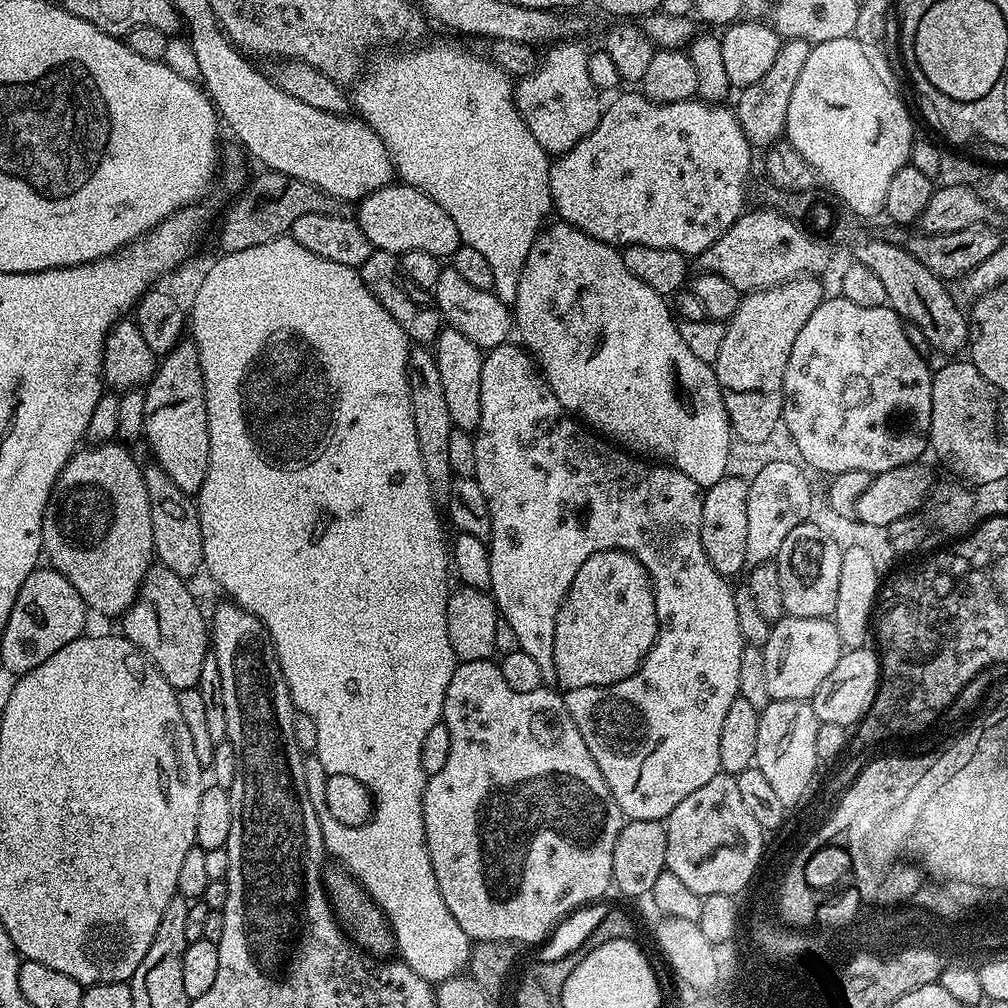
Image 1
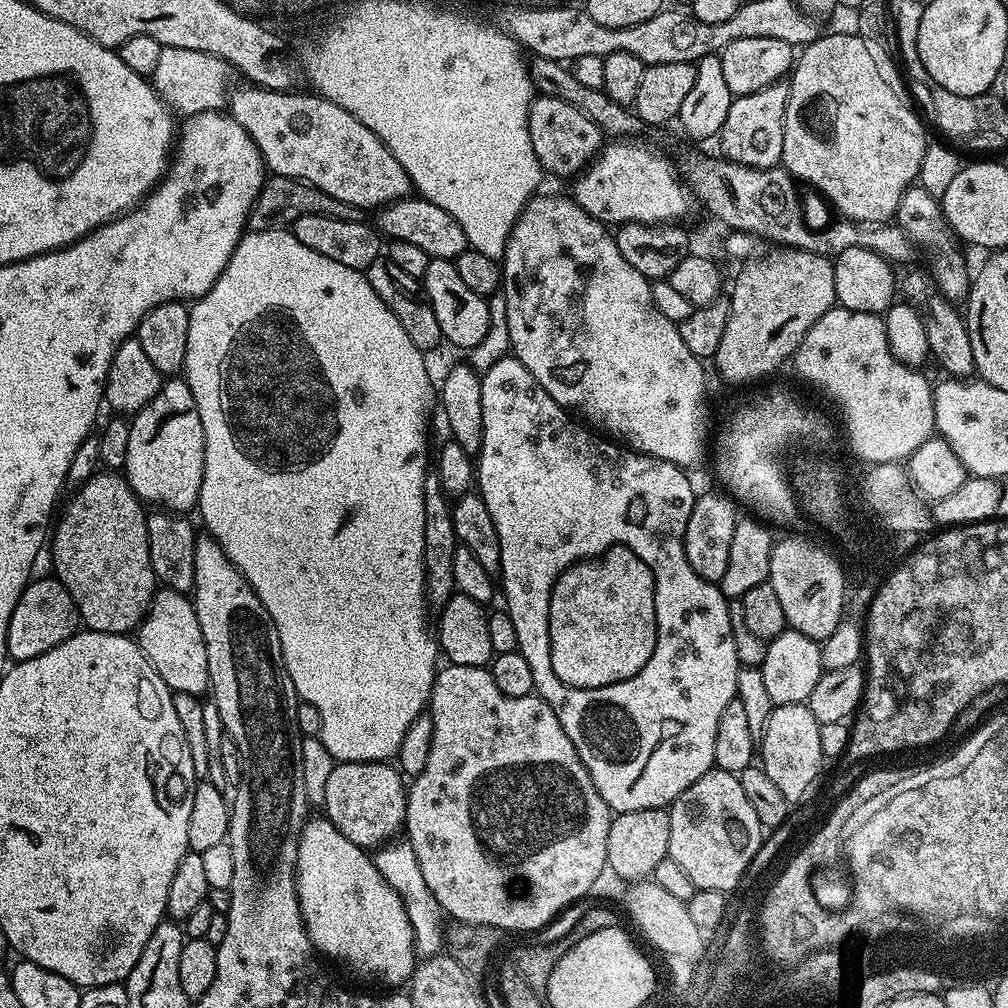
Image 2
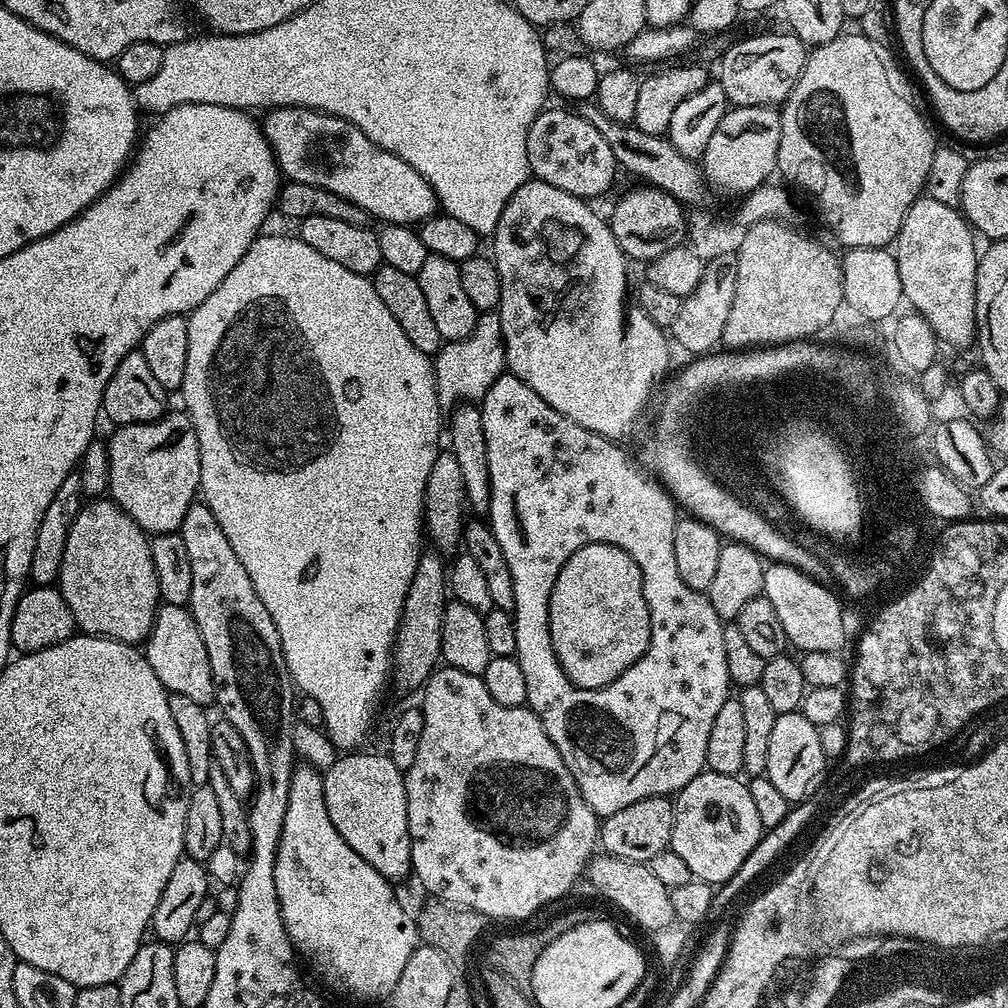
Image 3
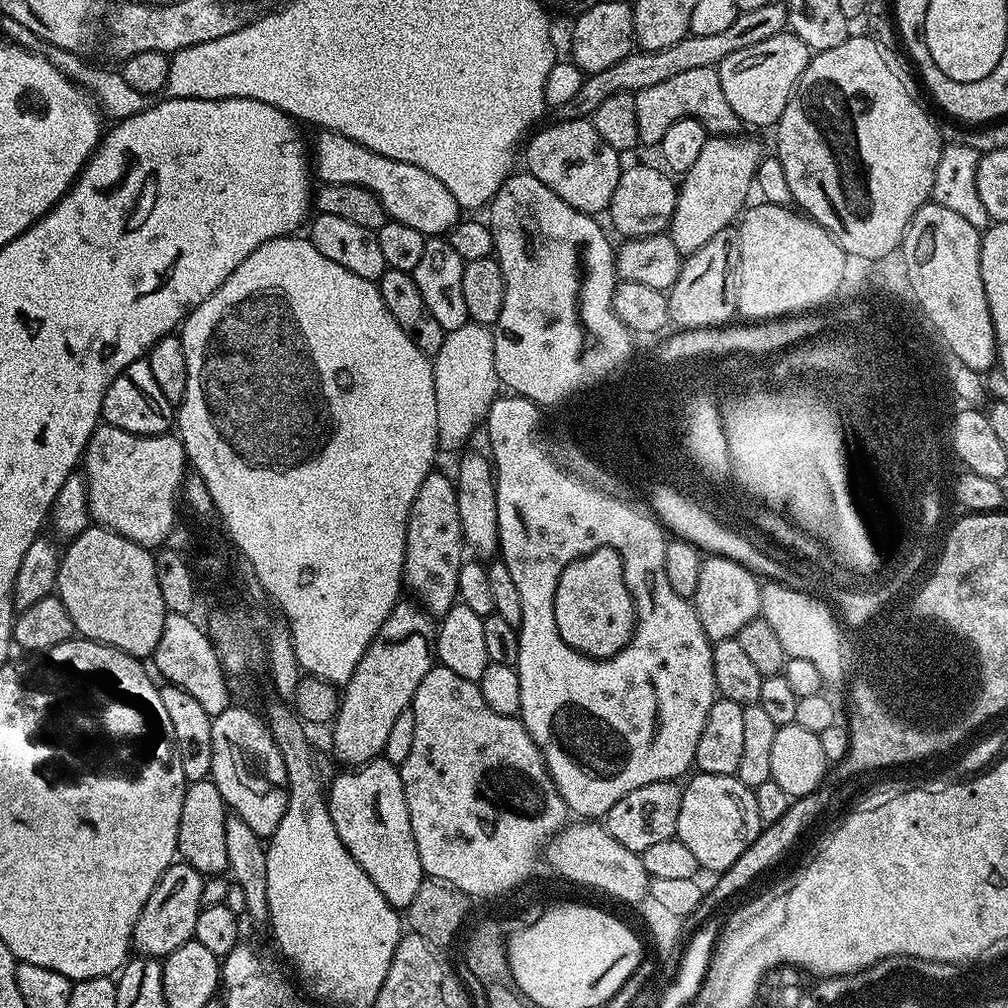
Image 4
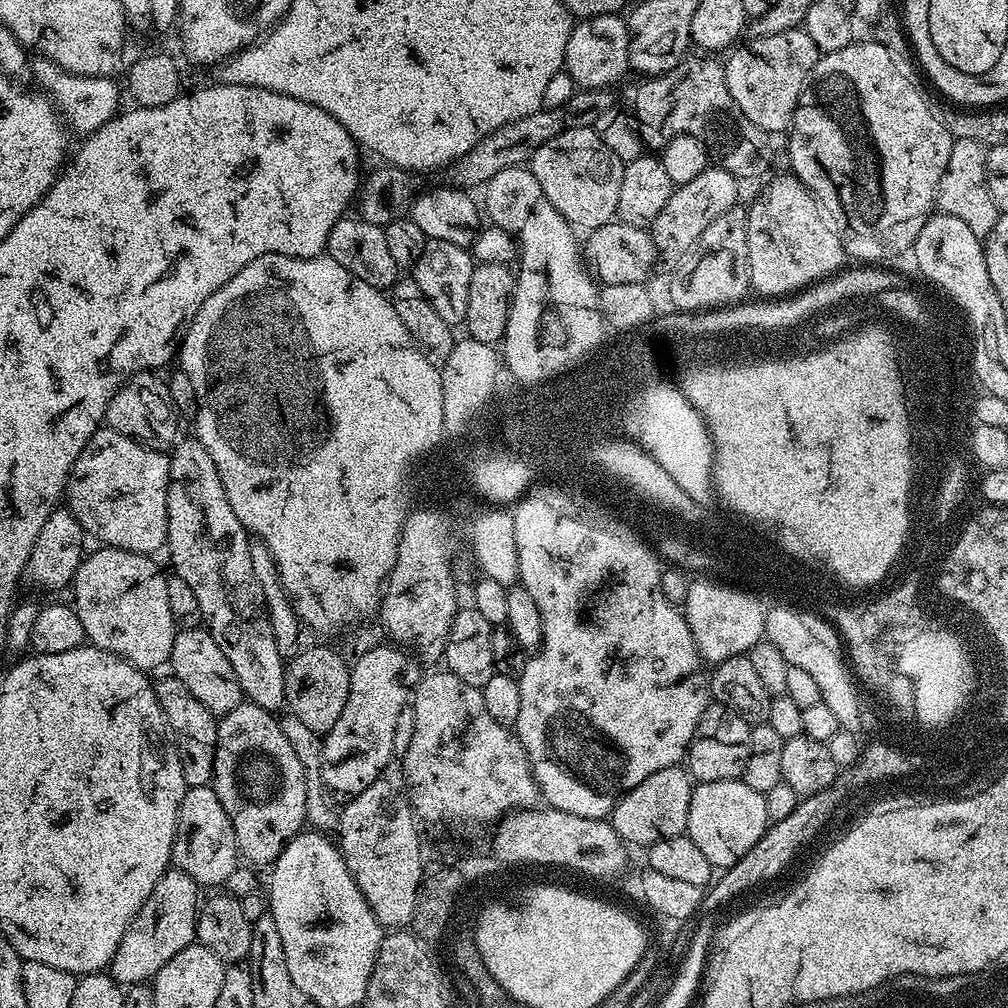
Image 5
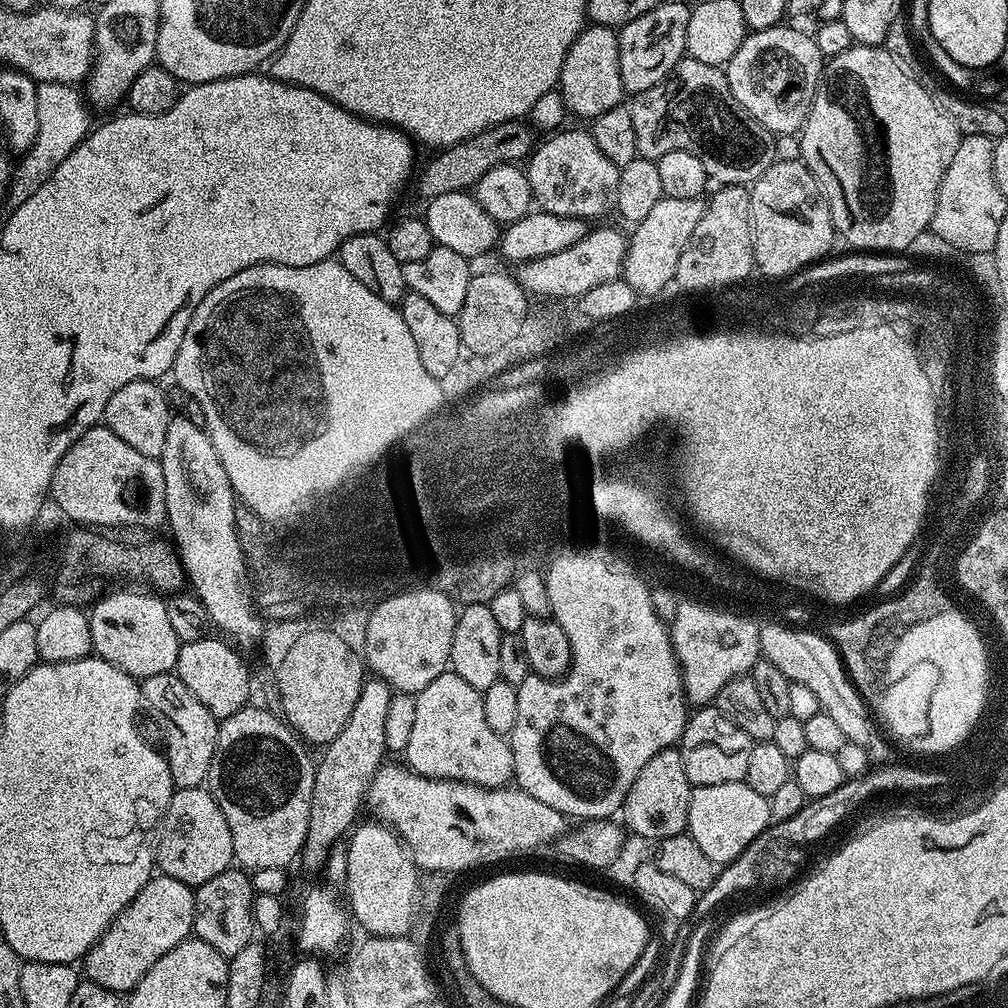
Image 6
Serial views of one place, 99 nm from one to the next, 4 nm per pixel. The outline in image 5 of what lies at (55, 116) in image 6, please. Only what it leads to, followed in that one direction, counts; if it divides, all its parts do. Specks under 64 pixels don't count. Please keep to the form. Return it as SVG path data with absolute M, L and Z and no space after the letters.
M36 56L32 60L31 79L36 80L35 87L55 104L65 125L73 133L76 131L77 137L91 136L121 111L120 92L122 96L122 88L121 85L120 88L116 85L119 83L113 78L94 78L93 76L70 74L54 62L50 62L46 57Z

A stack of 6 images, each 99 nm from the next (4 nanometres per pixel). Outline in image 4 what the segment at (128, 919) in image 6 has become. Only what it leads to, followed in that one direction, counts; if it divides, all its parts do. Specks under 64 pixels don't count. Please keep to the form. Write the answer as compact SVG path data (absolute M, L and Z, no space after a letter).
M174 862L162 874L158 886L146 898L142 914L134 926L132 948L144 958L163 958L169 956L178 946L193 939L196 934L198 914L206 900L206 880L194 866L183 862Z

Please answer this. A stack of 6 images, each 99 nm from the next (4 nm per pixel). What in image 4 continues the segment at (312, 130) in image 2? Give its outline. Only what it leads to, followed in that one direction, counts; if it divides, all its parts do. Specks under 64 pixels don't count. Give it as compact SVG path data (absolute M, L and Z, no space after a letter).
M320 130L316 134L316 145L310 148L310 160L315 175L320 175L319 179L323 183L357 184L370 190L378 202L382 202L389 220L402 222L402 226L411 226L425 238L443 237L451 232L454 225L460 223L462 209L454 194L450 194L450 190L446 190L446 186L442 186L434 174L426 174L426 170L410 166L410 162L398 162L382 154L374 154L374 150L336 132Z

